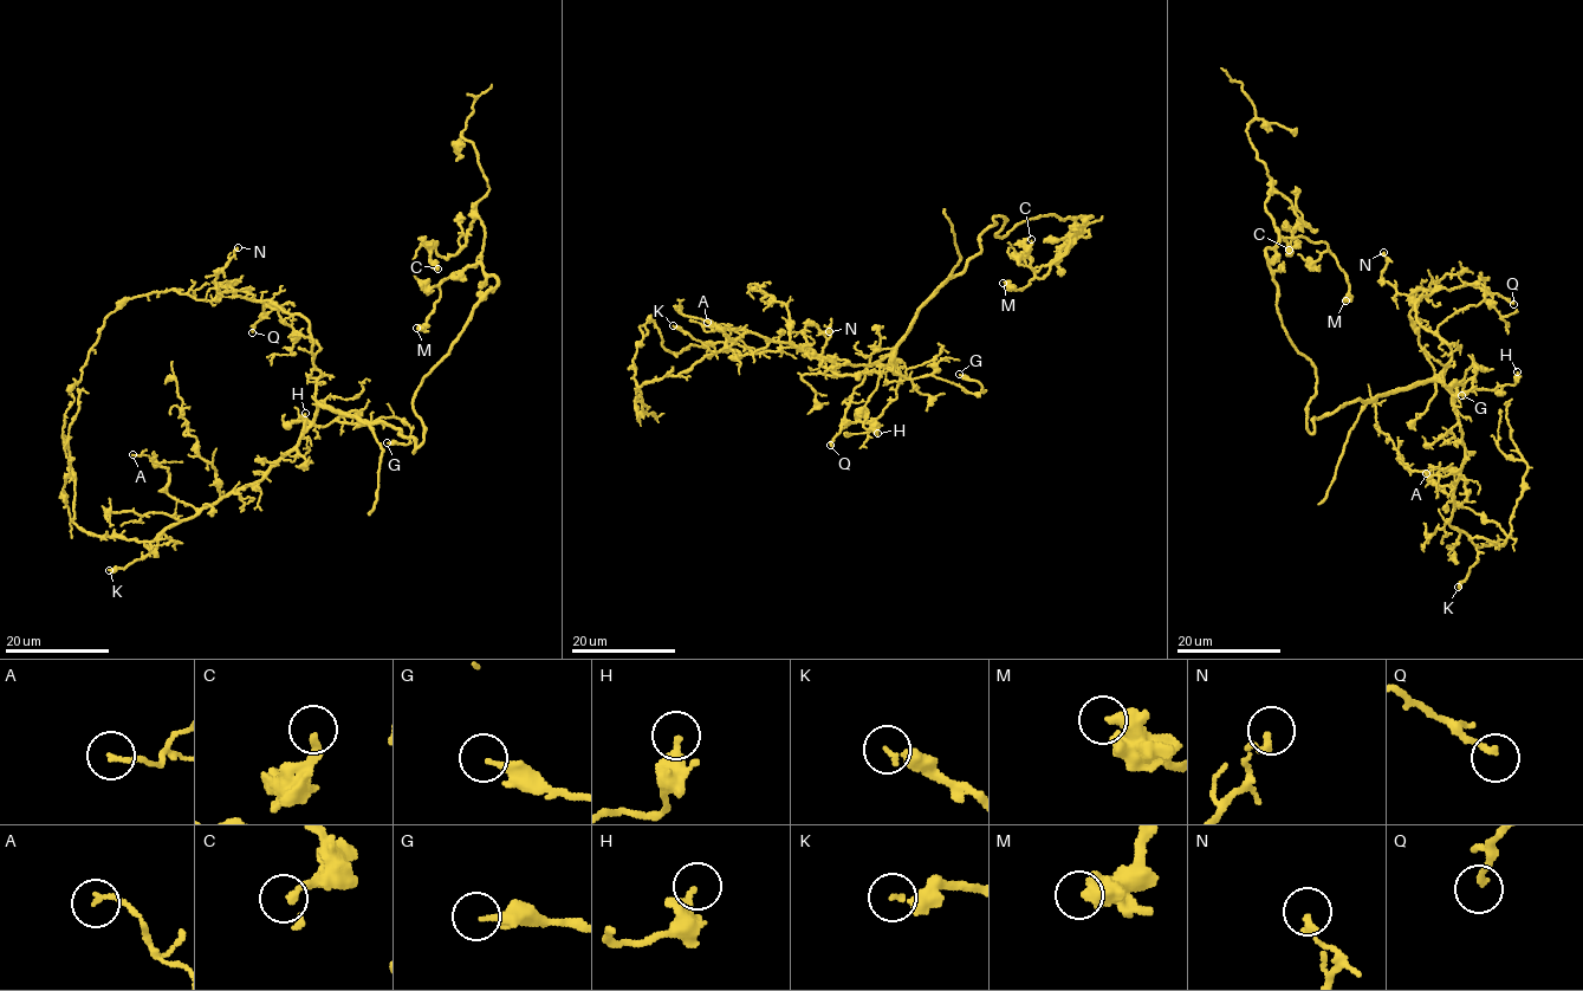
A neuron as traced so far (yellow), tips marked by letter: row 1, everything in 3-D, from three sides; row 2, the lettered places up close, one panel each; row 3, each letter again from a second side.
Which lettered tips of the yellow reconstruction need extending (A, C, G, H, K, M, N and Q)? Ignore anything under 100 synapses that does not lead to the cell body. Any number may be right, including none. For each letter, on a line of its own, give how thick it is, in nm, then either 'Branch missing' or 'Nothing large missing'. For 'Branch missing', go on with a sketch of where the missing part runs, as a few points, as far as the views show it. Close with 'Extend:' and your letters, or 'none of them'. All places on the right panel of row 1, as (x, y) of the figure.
A: Thickness 130 nm. Nothing large missing
C: Thickness 240 nm. Nothing large missing
G: Thickness 240 nm. Nothing large missing
H: Thickness 240 nm. Nothing large missing
K: Thickness 220 nm. Nothing large missing
M: Thickness 440 nm. Nothing large missing
N: Thickness 200 nm. Nothing large missing
Q: Thickness 180 nm. Nothing large missing
Extend: none of them

